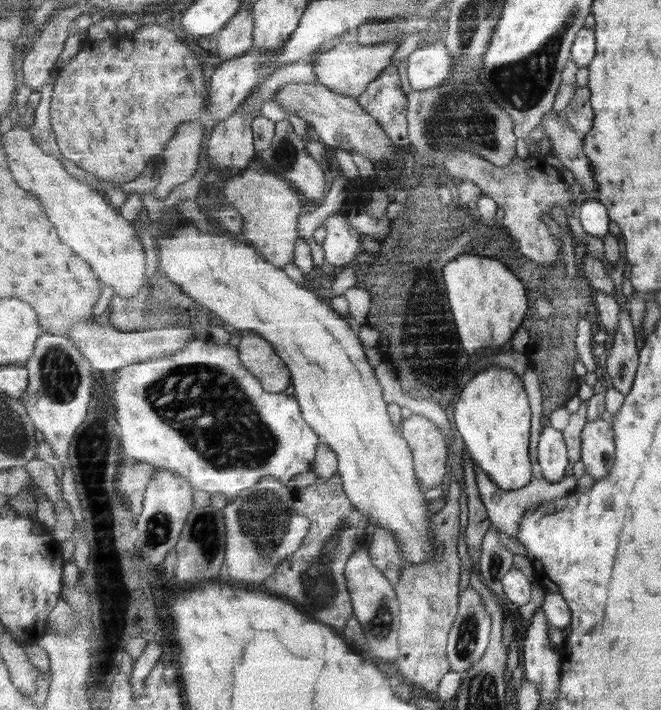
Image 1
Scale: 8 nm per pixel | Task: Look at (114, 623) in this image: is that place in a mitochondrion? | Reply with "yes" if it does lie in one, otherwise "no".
no

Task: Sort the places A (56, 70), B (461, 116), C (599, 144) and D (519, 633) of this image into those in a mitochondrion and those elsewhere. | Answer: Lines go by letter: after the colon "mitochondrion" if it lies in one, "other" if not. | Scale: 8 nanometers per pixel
A: other
B: mitochondrion
C: other
D: other

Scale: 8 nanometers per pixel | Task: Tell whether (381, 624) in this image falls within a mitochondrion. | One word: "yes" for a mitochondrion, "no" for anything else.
yes

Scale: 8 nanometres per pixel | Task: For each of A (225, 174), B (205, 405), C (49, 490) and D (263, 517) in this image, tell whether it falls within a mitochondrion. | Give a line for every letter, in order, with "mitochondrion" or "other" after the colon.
A: other
B: mitochondrion
C: other
D: mitochondrion

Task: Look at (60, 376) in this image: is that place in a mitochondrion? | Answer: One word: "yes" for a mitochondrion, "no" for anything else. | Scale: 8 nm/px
yes

